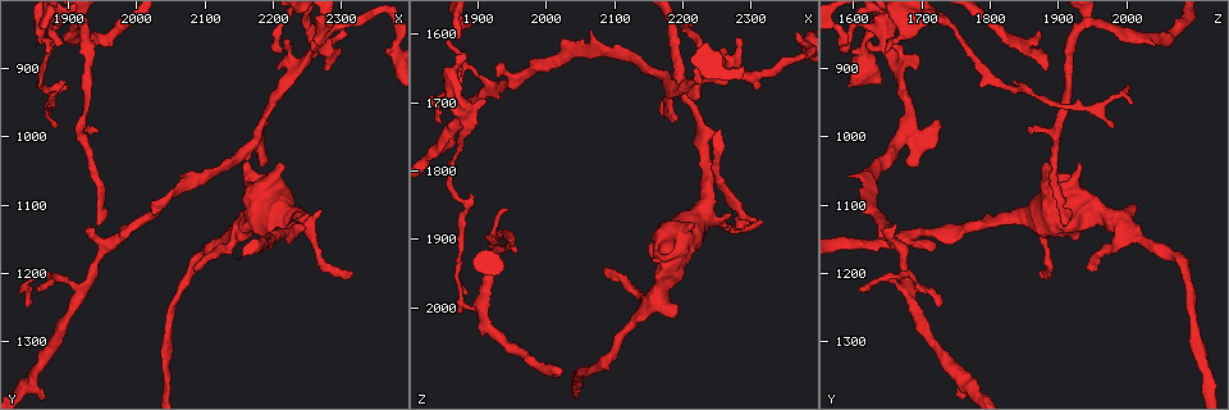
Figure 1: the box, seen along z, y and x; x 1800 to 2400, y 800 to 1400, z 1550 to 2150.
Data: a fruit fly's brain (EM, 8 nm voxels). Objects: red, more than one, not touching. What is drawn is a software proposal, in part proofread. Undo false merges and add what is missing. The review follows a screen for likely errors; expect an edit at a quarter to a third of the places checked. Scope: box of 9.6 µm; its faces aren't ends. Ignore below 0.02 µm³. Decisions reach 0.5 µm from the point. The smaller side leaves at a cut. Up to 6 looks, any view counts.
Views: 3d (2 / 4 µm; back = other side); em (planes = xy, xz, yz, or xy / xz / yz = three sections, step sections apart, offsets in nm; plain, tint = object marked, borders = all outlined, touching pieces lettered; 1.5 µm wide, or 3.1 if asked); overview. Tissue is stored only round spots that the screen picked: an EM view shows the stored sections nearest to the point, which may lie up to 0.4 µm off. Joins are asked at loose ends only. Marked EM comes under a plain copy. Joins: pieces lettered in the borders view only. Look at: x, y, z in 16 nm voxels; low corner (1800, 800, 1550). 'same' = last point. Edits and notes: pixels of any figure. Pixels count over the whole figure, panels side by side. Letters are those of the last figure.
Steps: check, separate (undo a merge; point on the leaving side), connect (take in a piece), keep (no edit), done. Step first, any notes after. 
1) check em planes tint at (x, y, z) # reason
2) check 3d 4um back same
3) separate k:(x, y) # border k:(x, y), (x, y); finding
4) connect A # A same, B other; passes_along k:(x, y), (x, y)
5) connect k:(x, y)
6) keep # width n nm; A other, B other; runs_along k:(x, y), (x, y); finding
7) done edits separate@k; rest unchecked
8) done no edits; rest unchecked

check em planes borders at (1890, 930, 1855) # sharp bend

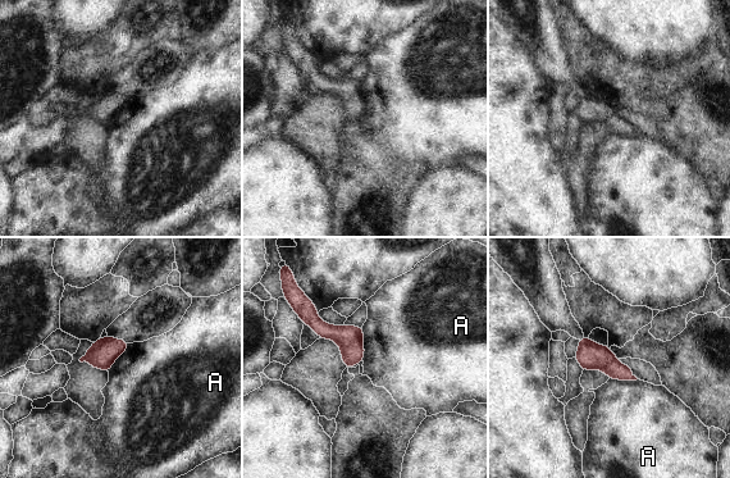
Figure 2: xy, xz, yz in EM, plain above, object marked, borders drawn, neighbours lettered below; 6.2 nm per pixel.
keep # A other; border 2:(361, 327), (363, 360); all the same neuron

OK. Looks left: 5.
check 3d 4um back at (1940, 1130, 1915) # an open end

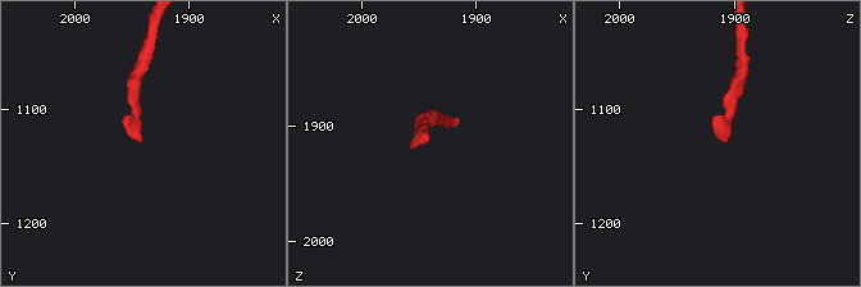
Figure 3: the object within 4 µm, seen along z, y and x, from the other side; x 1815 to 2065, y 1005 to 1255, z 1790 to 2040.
check em planes borders at (1942, 1128, 1912) # shape alone is not enough

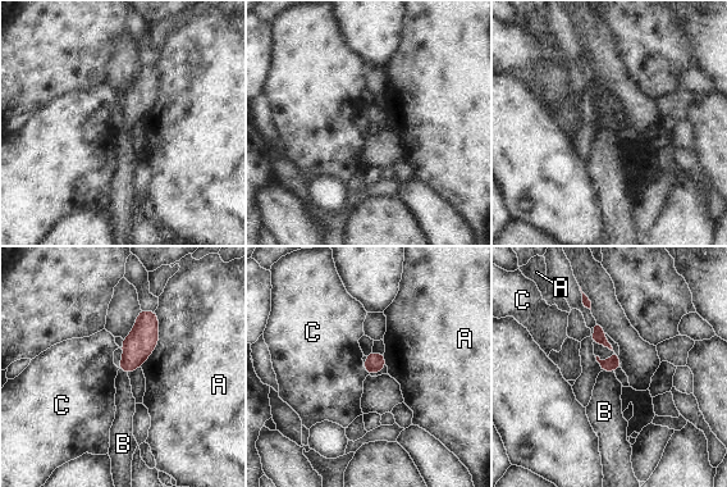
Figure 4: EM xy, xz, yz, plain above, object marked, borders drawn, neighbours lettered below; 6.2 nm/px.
connect B # A other, B same, C other; passes_along 4:(612, 364), (607, 371), (604, 410); the neuron continues

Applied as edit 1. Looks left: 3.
check em xz step 4 borders at (2065, 1055, 1590) # tapers out

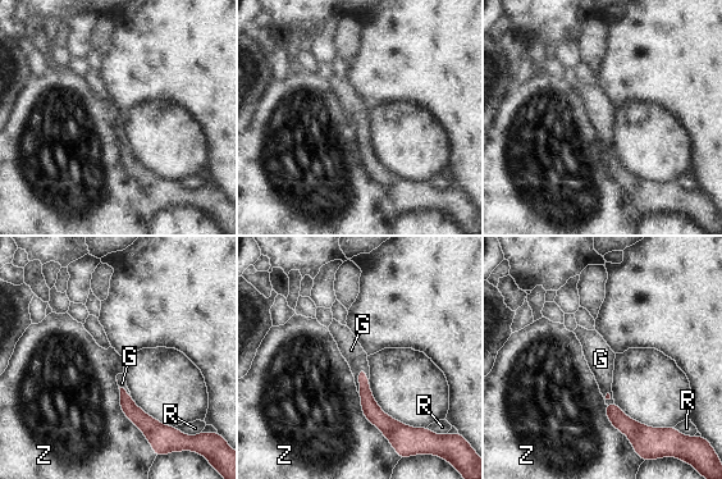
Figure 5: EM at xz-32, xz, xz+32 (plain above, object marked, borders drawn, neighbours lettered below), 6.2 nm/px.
connect G # longest_contact Z 400 nm; G same, R other, Z other; passes_along 5:(371, 410), (359, 379), (351, 350); it goes on there

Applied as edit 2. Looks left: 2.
done edits connect@4, connect@5; rest unchecked

